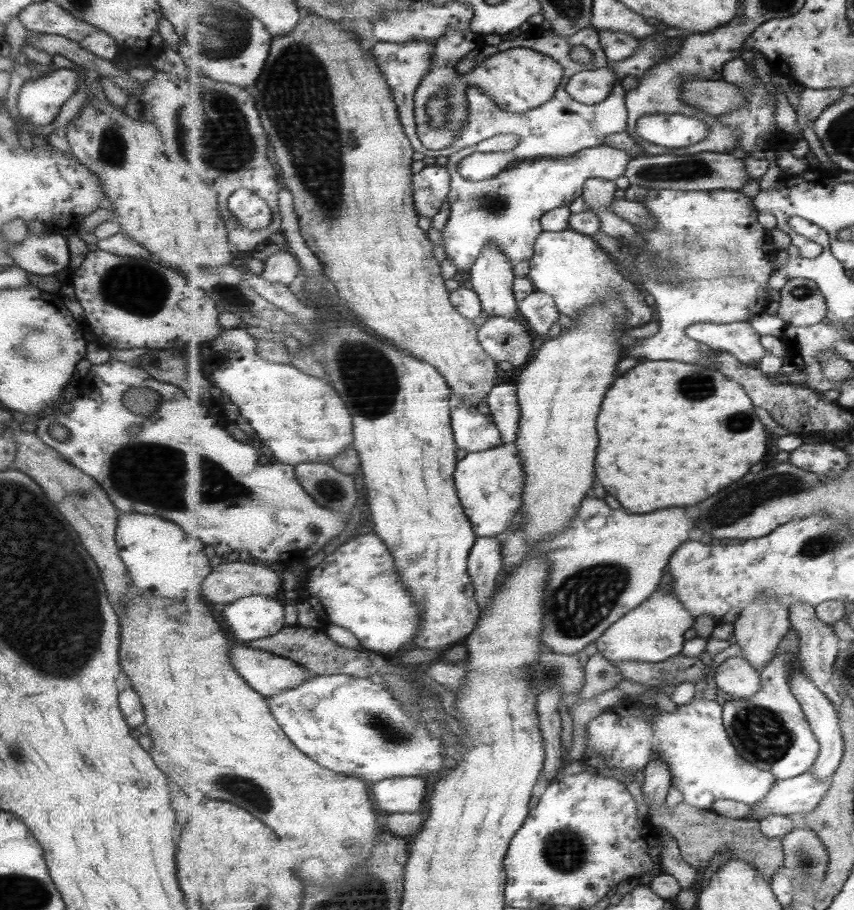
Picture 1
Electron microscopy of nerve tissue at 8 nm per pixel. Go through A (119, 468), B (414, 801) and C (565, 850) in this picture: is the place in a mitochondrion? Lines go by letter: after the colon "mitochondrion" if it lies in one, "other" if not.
A: mitochondrion
B: other
C: mitochondrion

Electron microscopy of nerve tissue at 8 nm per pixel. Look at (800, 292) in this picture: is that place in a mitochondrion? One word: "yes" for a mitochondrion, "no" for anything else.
yes

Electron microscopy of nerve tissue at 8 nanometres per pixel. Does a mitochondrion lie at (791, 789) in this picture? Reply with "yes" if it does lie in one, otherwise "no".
no

